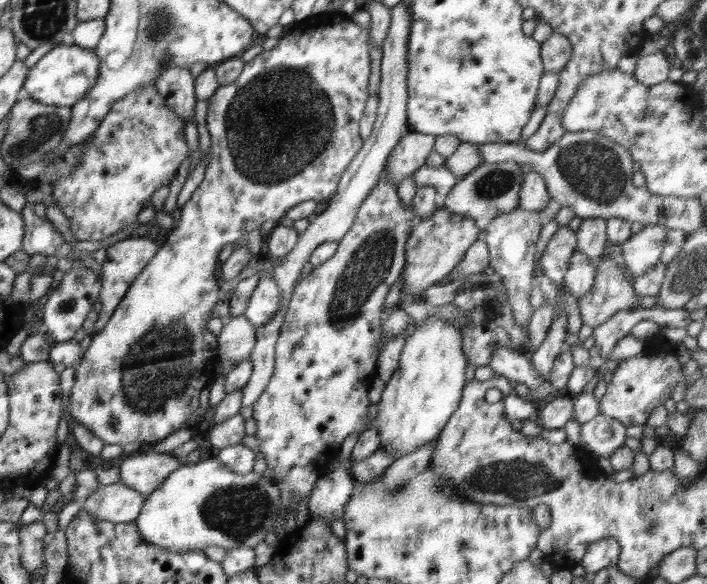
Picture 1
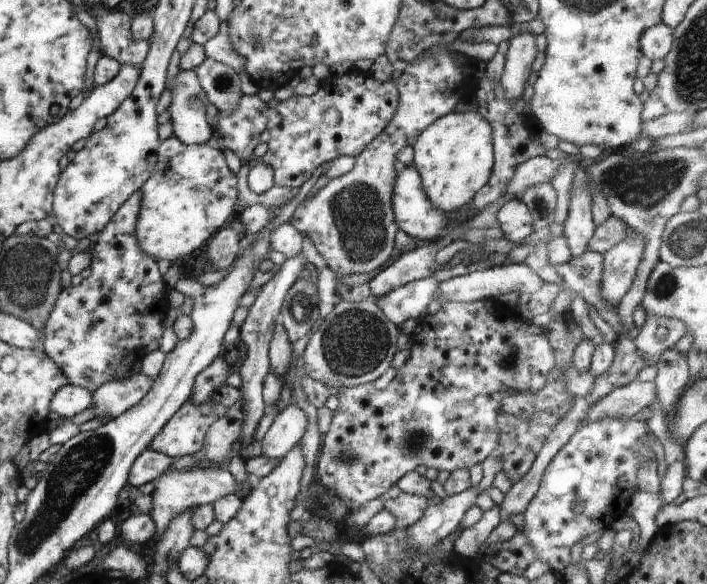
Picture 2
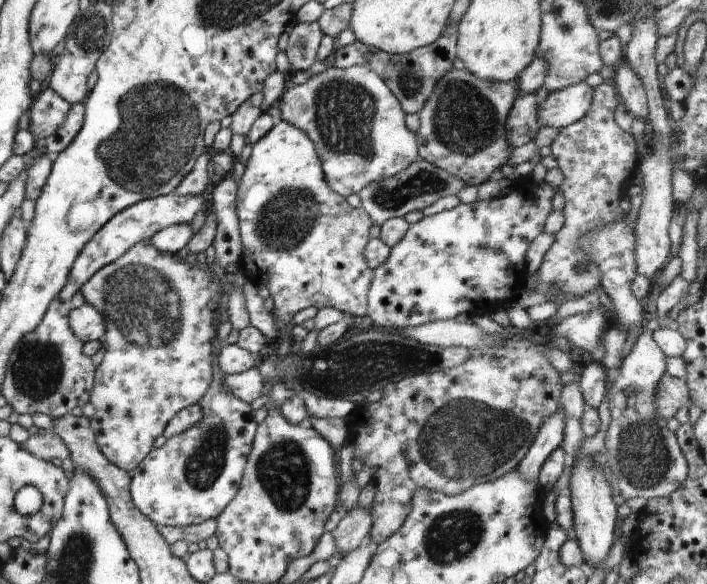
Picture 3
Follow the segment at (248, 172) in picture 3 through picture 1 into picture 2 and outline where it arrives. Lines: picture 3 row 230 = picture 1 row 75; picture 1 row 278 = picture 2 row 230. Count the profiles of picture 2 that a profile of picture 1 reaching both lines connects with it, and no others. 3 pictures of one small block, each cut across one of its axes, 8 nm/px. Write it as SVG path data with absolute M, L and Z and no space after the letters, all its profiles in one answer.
M172 135L161 141L157 150L154 174L142 185L141 211L135 234L138 246L156 262L168 260L171 264L186 261L194 250L202 248L218 232L228 218L232 218L237 198L237 178L230 172L220 149L206 142L185 145Z

